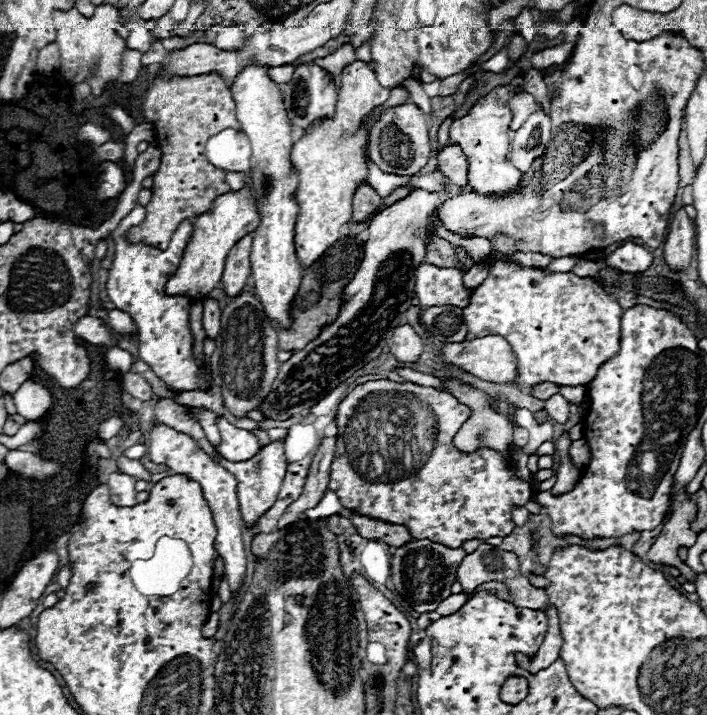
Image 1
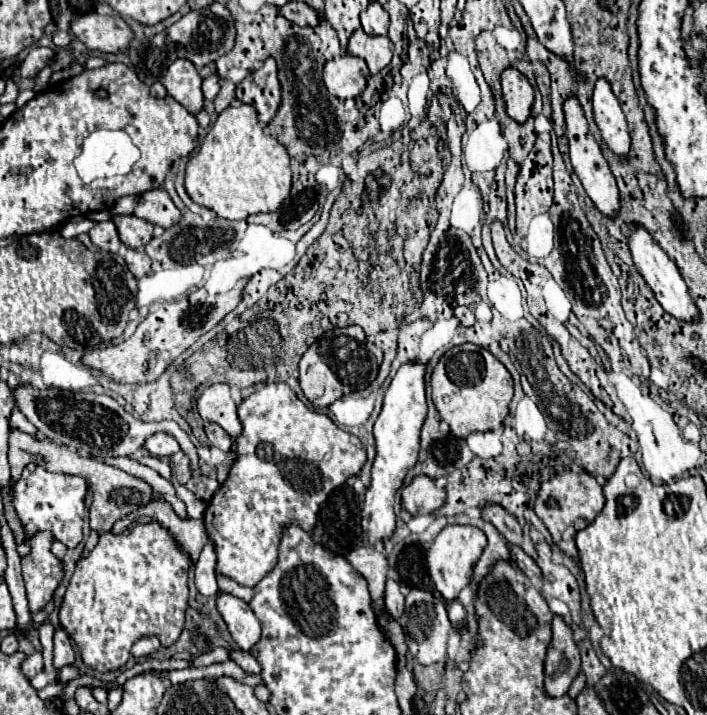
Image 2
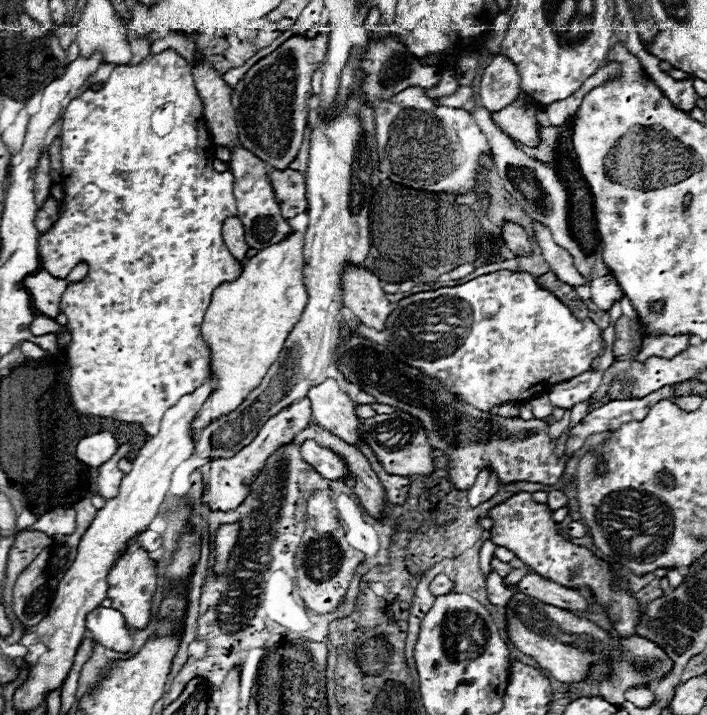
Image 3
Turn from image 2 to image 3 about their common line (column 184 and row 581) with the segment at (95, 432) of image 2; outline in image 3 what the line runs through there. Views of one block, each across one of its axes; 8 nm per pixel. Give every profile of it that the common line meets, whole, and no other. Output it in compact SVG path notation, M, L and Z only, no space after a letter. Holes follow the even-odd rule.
M440 574L440 576L434 578L434 582L430 584L430 588L432 588L432 594L440 596L440 594L448 594L448 592L452 592L454 582L452 582L446 574Z

